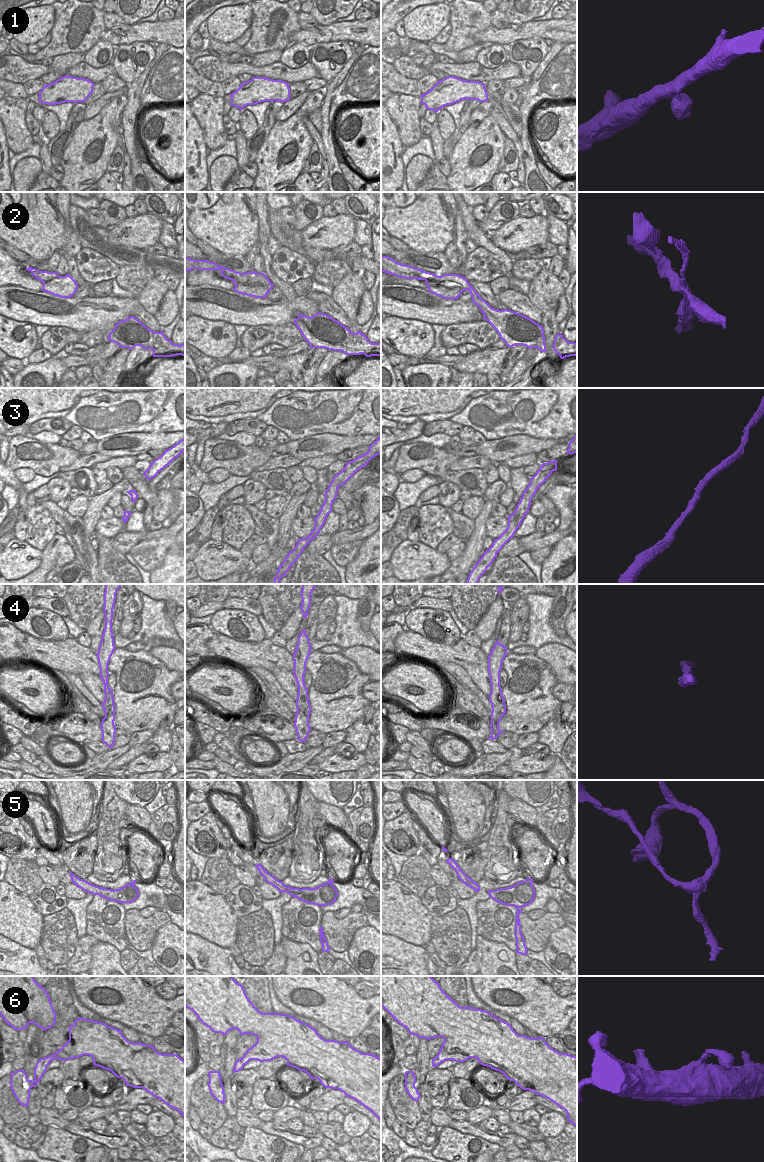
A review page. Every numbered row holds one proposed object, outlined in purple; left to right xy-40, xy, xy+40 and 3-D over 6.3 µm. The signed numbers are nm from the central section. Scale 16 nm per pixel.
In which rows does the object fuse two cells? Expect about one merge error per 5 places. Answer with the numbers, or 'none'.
2, 5

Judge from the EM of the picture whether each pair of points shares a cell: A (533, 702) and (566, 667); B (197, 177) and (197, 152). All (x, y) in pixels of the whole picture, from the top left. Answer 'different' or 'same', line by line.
A: different
B: same

